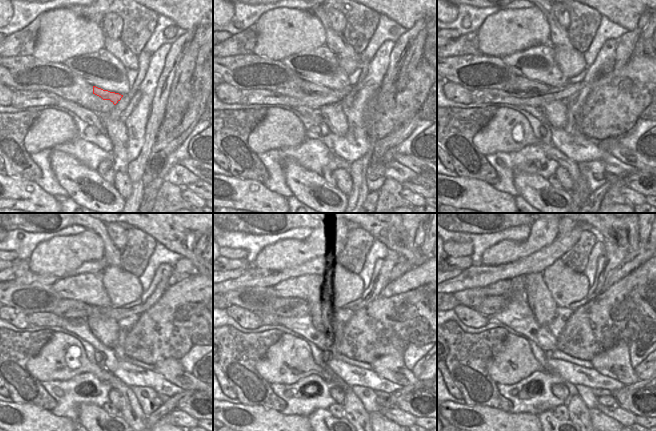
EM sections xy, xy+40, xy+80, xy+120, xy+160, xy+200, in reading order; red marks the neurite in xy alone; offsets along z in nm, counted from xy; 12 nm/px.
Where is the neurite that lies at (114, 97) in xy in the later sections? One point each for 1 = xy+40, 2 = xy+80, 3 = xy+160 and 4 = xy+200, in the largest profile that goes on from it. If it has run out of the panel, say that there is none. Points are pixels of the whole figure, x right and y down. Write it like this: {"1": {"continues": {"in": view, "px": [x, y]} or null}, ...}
{"1": {"continues": {"in": "xy+40", "px": [307, 87]}}, "2": {"continues": {"in": "xy+80", "px": [522, 85]}}, "3": {"continues": {"in": "xy+160", "px": [279, 305]}}, "4": {"continues": {"in": "xy+200", "px": [492, 305]}}}

